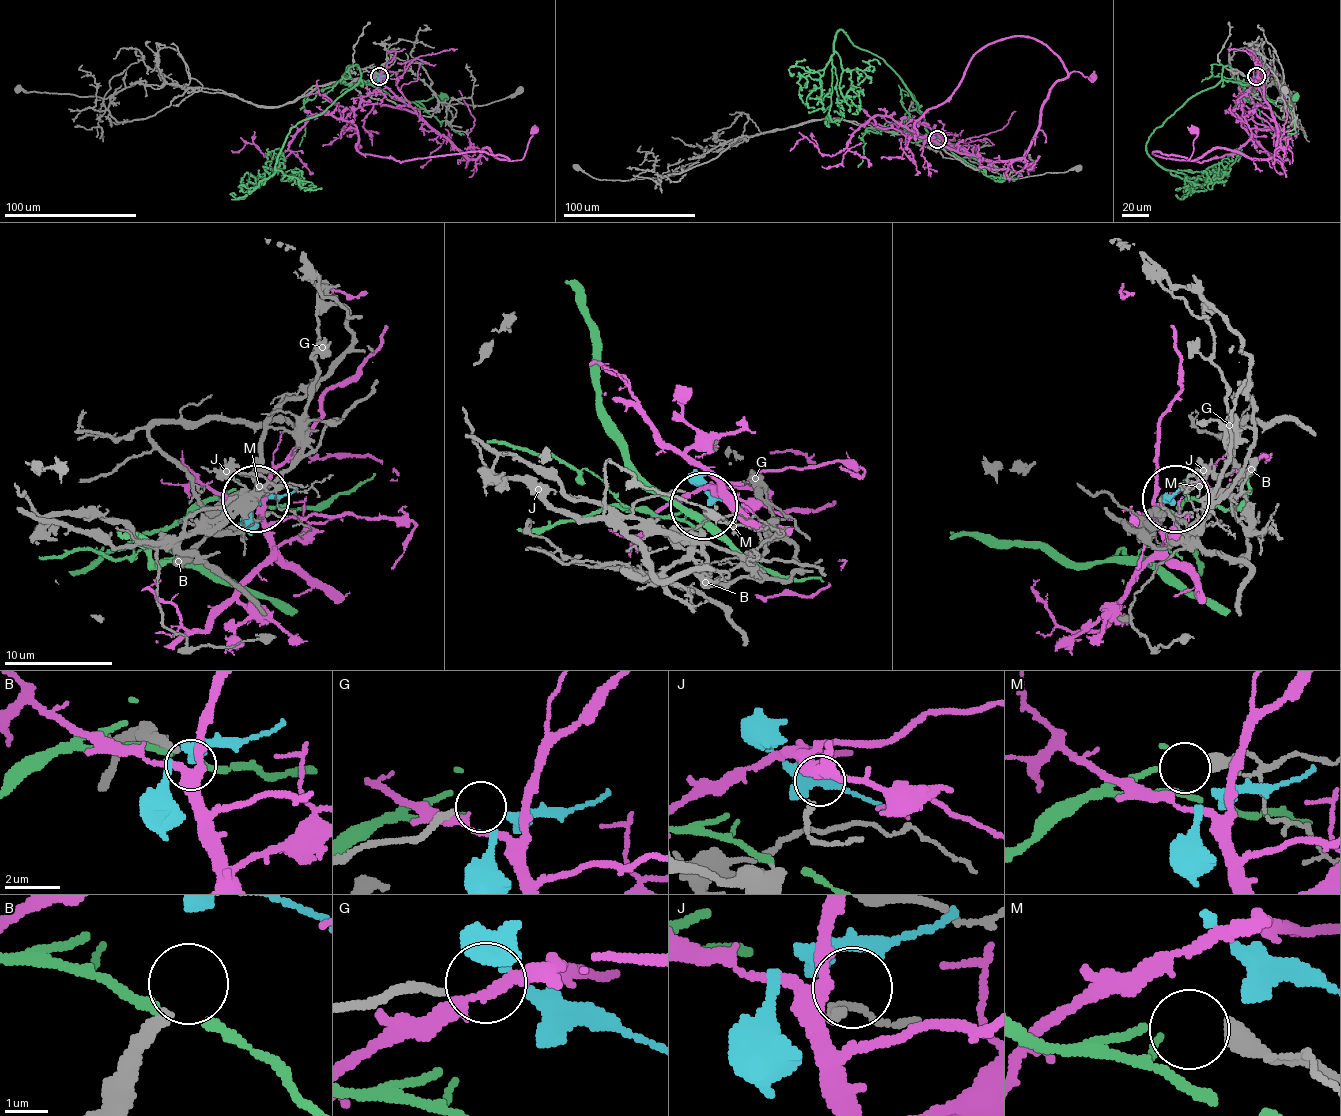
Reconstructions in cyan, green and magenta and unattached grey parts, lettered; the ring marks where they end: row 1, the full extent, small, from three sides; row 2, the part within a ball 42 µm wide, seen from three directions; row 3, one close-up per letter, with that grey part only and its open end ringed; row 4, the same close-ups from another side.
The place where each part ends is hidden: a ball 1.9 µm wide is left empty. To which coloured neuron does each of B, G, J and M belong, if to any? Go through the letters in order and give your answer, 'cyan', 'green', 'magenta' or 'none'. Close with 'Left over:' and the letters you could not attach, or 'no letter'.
B: none
G: cyan
J: none
M: green
Left over: B, J

